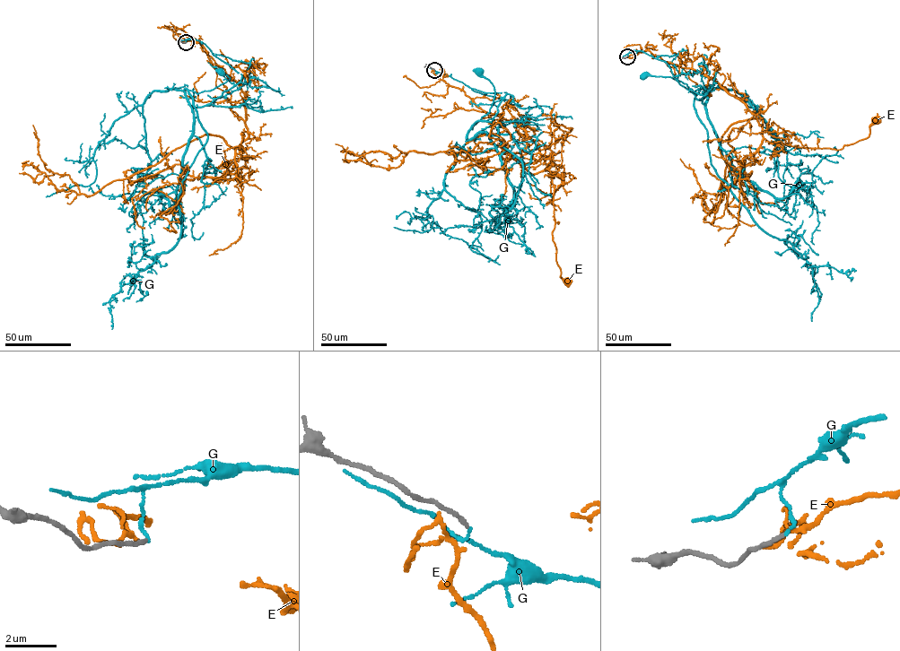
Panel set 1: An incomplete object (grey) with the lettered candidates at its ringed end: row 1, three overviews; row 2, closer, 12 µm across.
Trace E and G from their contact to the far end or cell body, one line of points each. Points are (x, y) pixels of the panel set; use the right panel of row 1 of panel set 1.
E: (626, 57), (648, 50), (664, 61), (698, 71), (745, 104), (769, 142), (841, 150), (867, 138), (875, 120)
G: (627, 56), (635, 50), (665, 61), (680, 85), (706, 102), (705, 88), (694, 92), (669, 77), (645, 75)

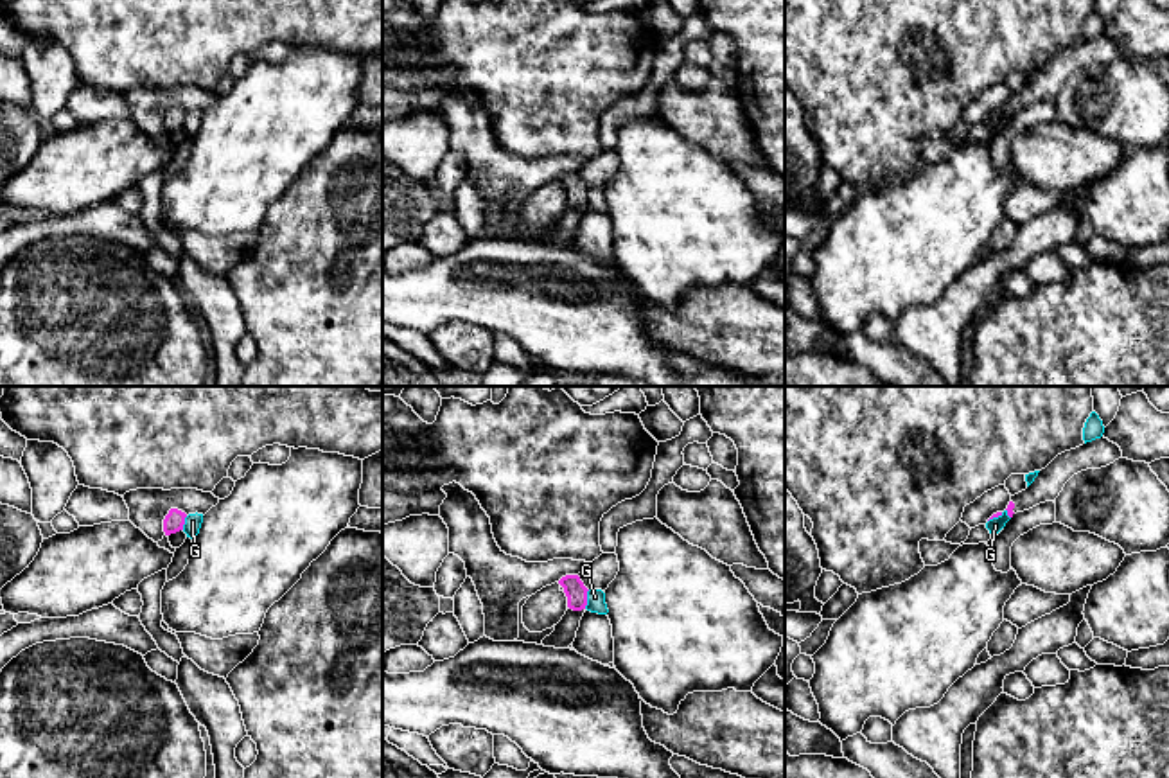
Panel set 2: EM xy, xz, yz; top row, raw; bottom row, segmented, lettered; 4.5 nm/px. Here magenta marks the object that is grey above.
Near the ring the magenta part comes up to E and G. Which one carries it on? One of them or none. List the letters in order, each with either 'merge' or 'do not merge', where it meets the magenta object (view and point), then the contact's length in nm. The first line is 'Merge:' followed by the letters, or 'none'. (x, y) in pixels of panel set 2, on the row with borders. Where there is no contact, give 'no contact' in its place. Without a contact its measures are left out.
Merge: none
E: do not merge; no contact
G: do not merge; meets magenta in xz at (586, 599); contact 90 nm long

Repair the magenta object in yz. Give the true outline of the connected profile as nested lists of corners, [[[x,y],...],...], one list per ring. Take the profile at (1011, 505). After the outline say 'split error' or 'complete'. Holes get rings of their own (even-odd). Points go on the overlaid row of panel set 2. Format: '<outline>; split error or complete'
[[[1101,437],[1076,449],[1058,455],[1045,469],[1038,473],[1034,482],[1022,492],[1011,496],[1007,516],[1029,510],[1045,501],[1056,501],[1065,483],[1077,473],[1086,469],[1101,469],[1122,458],[1117,444]]]; split error

